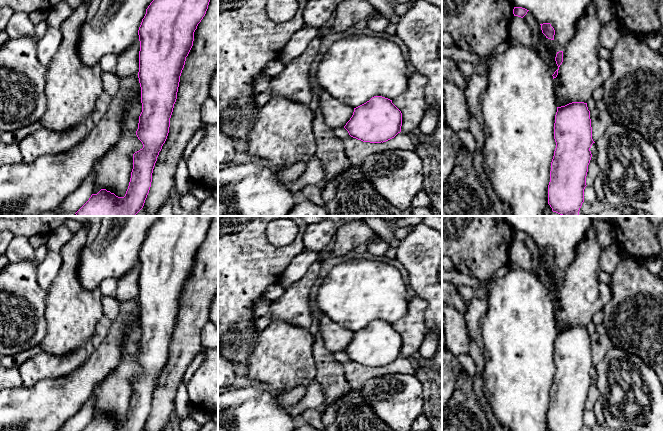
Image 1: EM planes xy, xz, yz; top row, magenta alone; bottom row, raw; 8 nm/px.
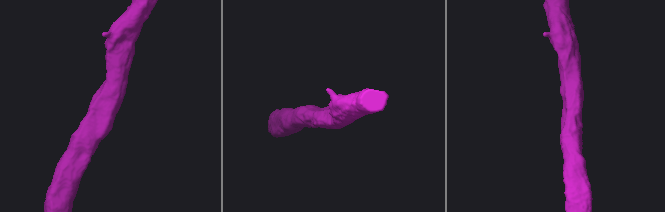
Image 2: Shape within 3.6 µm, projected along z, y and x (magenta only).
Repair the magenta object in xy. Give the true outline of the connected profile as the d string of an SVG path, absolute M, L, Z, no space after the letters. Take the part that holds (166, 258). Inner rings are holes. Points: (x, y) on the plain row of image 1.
M159 216L157 221L146 233L146 238L138 254L140 265L138 302L141 311L142 336L139 340L136 359L142 366L143 372L133 378L133 393L124 421L118 421L106 413L101 413L97 418L92 418L82 431L144 430L151 411L152 397L157 381L169 357L170 342L177 323L180 300L185 289L186 281L193 270L194 256L205 240L211 222L212 216Z

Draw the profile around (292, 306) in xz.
M316 261L310 265L307 273L284 293L271 302L271 321L284 320L295 326L309 329L312 324L312 312L309 305L309 294L318 279L320 262Z

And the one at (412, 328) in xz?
M416 295L408 301L405 316L392 323L392 327L402 337L401 356L409 358L419 351L427 331L425 325L427 307L427 302Z

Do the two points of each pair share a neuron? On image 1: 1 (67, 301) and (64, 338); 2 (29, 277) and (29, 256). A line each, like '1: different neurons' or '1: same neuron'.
1: same neuron
2: different neurons

